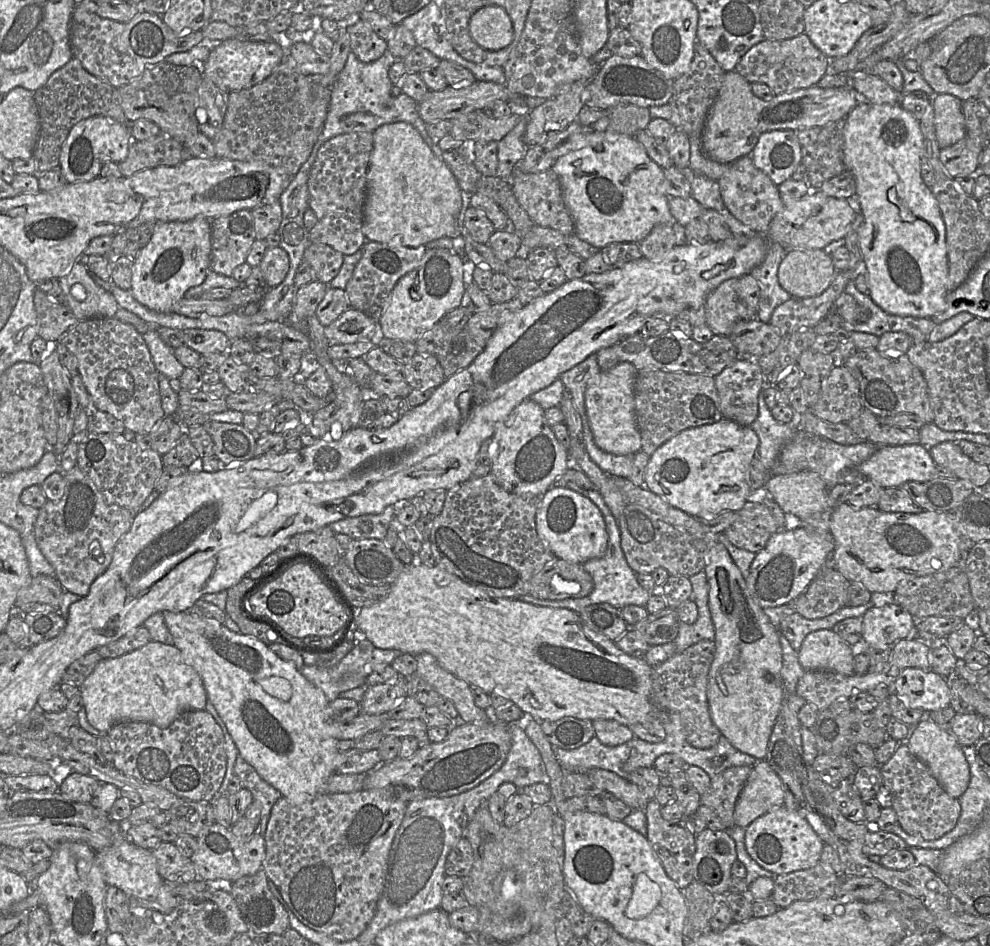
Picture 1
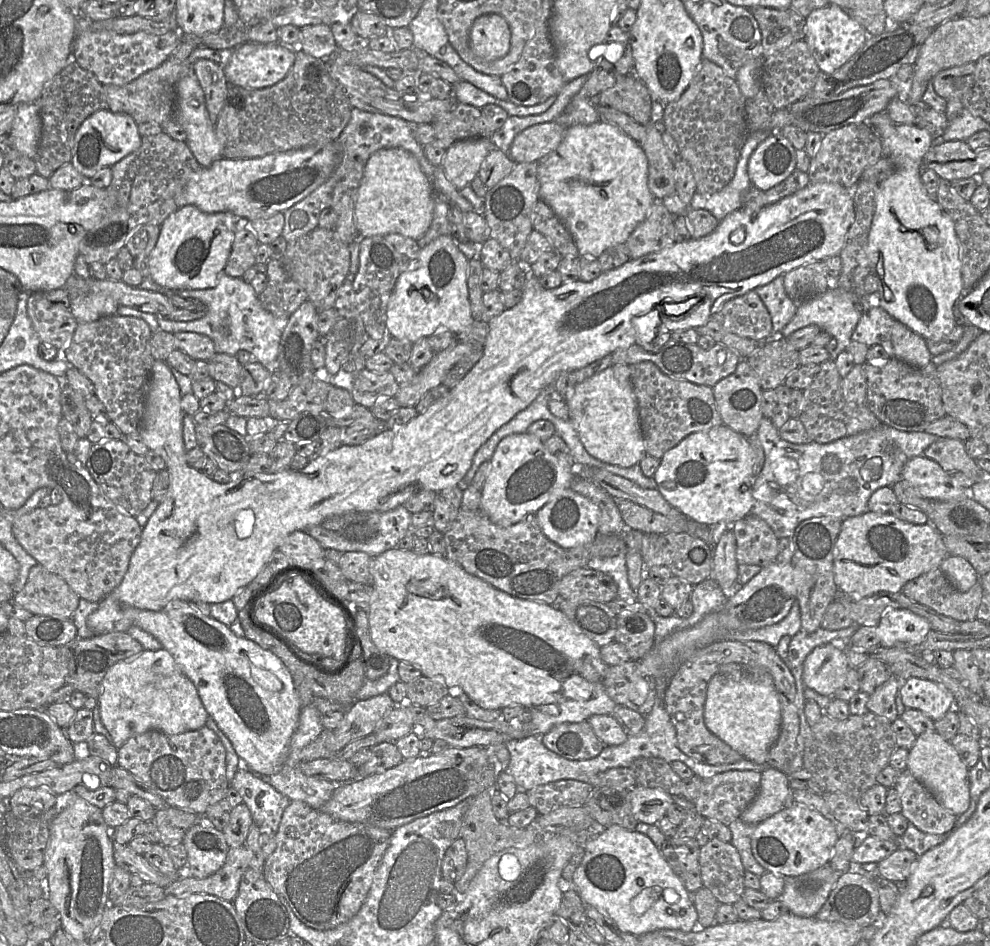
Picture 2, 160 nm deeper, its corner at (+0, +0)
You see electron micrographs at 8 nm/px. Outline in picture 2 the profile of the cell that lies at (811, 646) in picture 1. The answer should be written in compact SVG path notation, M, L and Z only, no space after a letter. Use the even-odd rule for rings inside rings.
M827 643L814 648L806 657L802 679L806 687L833 697L846 680L849 669L842 643Z

